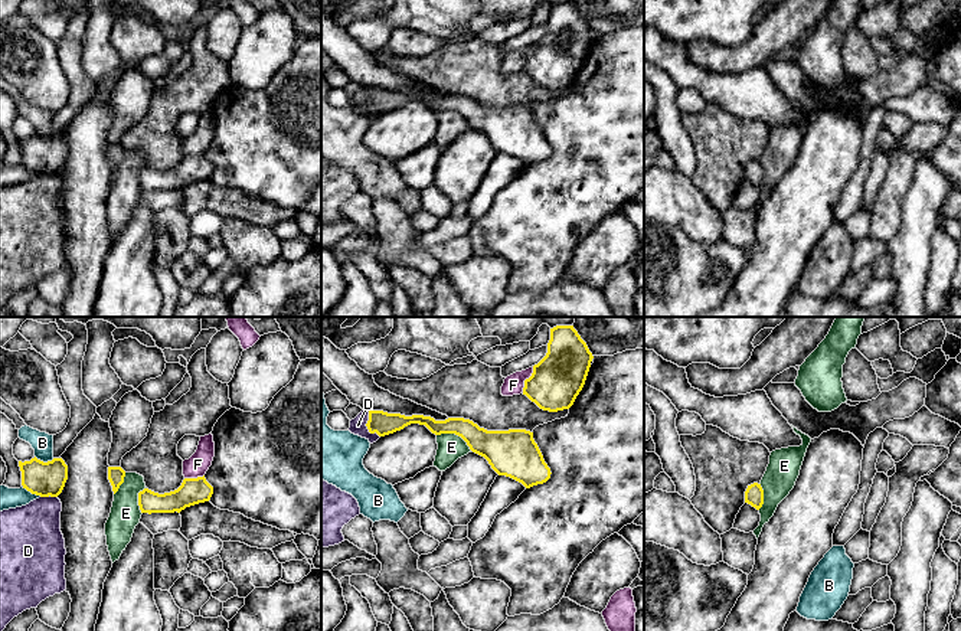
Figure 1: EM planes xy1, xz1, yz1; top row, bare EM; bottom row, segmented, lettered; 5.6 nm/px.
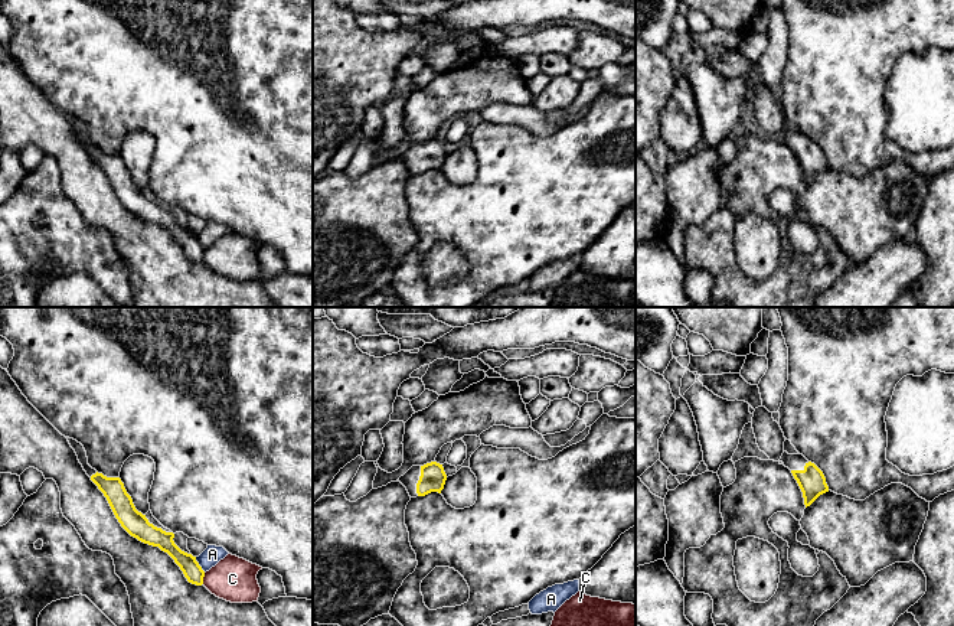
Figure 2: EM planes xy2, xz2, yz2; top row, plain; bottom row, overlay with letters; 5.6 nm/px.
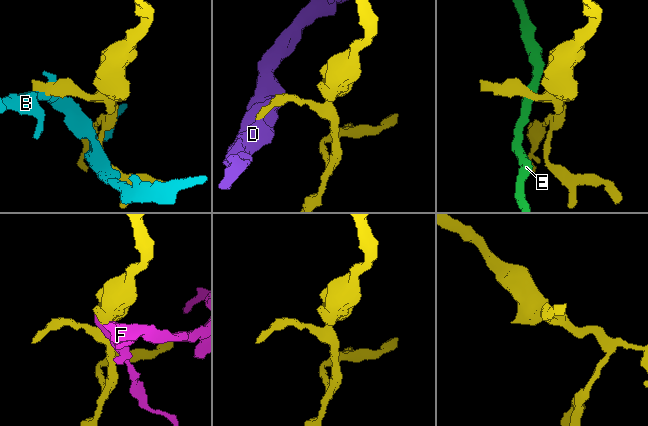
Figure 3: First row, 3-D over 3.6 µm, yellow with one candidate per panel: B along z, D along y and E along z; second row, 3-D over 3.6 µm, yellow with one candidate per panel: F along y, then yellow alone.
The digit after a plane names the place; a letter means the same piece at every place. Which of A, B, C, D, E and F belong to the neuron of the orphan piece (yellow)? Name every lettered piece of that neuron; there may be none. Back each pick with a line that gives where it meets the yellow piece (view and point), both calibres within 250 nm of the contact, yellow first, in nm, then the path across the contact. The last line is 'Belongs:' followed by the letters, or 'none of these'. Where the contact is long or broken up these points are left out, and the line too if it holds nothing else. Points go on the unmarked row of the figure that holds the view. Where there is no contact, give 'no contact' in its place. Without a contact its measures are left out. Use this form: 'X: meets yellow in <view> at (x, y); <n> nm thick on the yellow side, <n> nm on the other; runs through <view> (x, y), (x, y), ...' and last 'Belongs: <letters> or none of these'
Belongs: none of these

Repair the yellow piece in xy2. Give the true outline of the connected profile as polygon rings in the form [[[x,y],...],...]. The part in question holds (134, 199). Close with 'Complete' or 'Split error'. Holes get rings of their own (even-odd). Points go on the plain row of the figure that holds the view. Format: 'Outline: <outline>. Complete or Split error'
Outline: [[[66,114],[71,124],[75,127],[79,140],[82,141],[86,151],[98,163],[98,166],[107,175],[115,195],[121,203],[138,218],[159,224],[167,229],[174,239],[180,244],[189,260],[202,263],[205,248],[196,238],[196,234],[182,228],[173,218],[174,211],[166,209],[161,205],[154,203],[148,199],[146,192],[138,189],[133,180],[131,173],[127,170],[124,160],[120,154],[107,154],[98,150],[88,141],[88,134],[84,123],[73,115]]]. Split error

